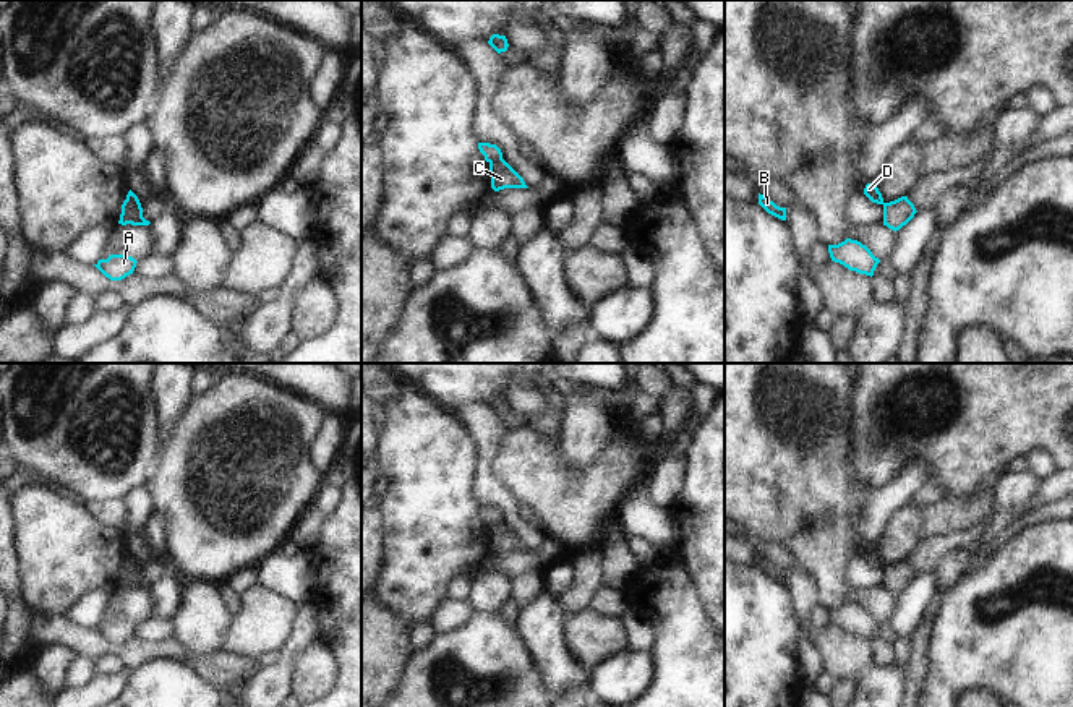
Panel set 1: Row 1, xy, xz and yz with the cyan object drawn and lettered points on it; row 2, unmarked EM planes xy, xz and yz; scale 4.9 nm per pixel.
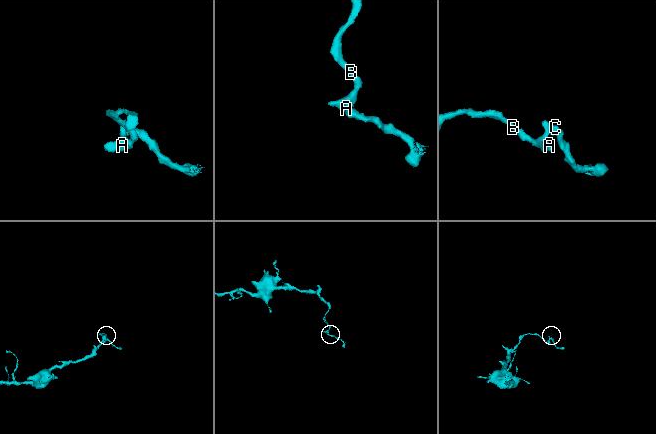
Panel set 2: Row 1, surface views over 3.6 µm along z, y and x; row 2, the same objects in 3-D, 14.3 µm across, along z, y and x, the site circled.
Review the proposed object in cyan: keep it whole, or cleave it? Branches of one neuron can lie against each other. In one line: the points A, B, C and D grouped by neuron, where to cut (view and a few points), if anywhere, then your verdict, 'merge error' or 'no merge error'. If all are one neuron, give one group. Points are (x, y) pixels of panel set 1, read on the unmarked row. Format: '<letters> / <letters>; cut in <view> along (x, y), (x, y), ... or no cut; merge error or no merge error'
A B D / C; cut in xy along (140, 566), (130, 573), (127, 586); merge error

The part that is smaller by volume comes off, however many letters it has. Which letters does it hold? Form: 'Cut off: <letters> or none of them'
Cut off: C

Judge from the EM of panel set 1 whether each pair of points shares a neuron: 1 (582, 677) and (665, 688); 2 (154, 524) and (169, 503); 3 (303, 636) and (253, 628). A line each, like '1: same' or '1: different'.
1: different
2: different
3: different

